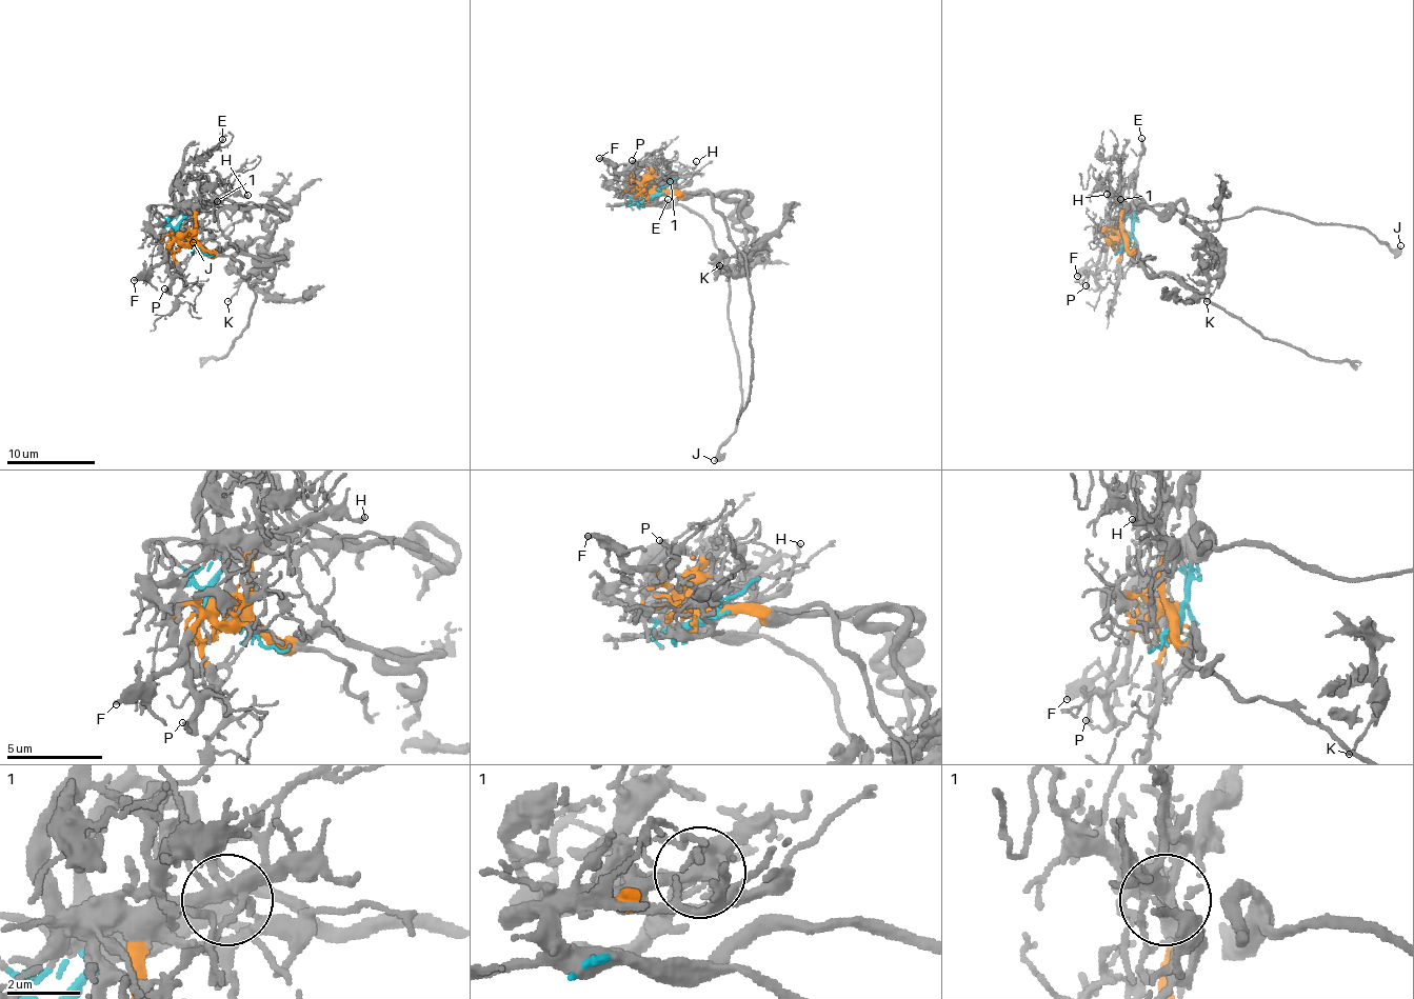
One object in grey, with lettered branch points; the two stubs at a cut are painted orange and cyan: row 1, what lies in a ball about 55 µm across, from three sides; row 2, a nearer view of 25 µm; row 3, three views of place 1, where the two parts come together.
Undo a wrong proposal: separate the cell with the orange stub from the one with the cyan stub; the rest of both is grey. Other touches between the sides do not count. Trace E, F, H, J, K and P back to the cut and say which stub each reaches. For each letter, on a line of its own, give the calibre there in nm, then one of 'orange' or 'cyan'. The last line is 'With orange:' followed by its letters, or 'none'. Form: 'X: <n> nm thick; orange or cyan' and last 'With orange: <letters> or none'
E: 170 nm thick; cyan
F: 320 nm thick; orange
H: 130 nm thick; orange
J: 320 nm thick; cyan
K: 150 nm thick; orange
P: 140 nm thick; orange
With orange: F, H, K, P

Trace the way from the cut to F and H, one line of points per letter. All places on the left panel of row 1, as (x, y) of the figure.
F: (187, 240), (177, 238), (158, 263), (134, 281)
H: (187, 240), (196, 232), (196, 212), (203, 205), (236, 194), (249, 195)

